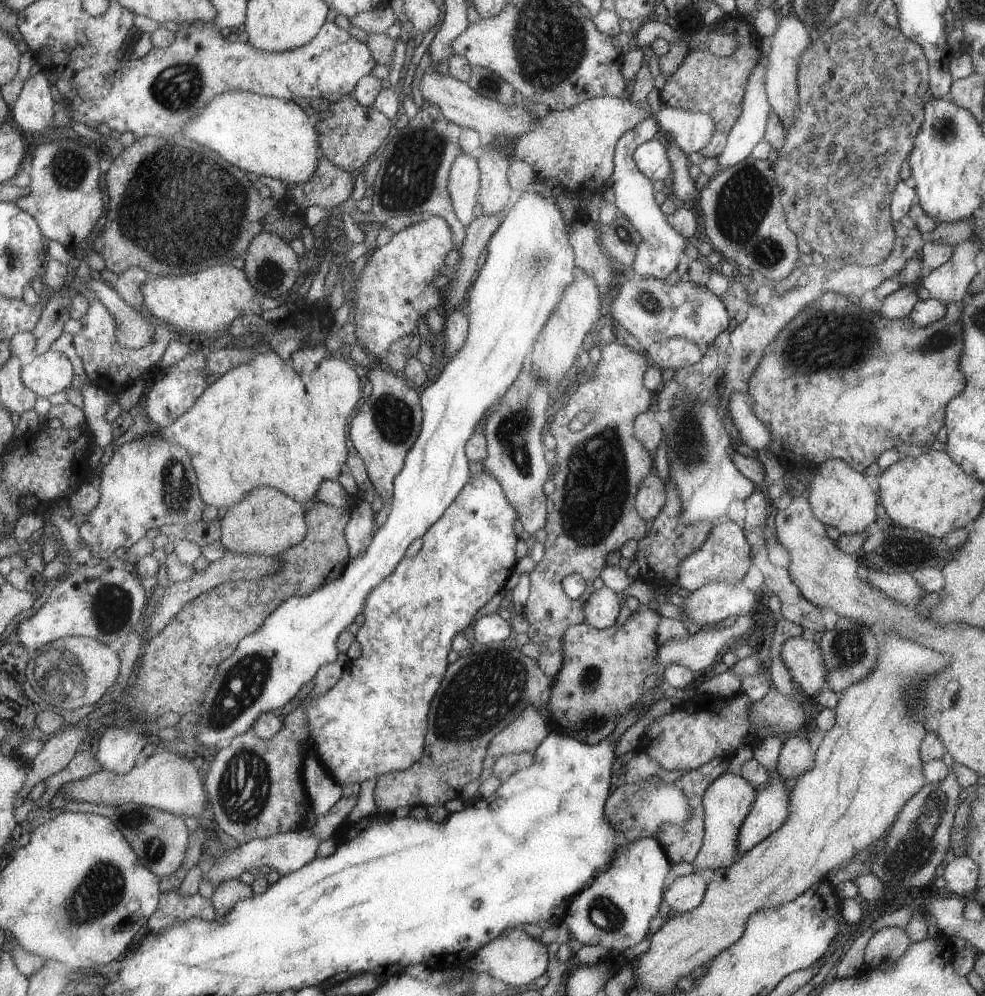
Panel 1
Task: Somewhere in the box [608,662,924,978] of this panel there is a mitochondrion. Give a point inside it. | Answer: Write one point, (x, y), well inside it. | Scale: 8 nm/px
(885, 959)

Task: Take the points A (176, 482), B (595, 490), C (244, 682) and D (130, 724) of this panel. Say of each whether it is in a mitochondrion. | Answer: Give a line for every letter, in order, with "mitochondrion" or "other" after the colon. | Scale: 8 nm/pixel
A: mitochondrion
B: mitochondrion
C: mitochondrion
D: other

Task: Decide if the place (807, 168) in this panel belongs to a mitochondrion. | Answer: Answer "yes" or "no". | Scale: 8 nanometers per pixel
no

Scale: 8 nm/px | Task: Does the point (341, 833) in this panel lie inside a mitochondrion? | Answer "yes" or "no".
no

